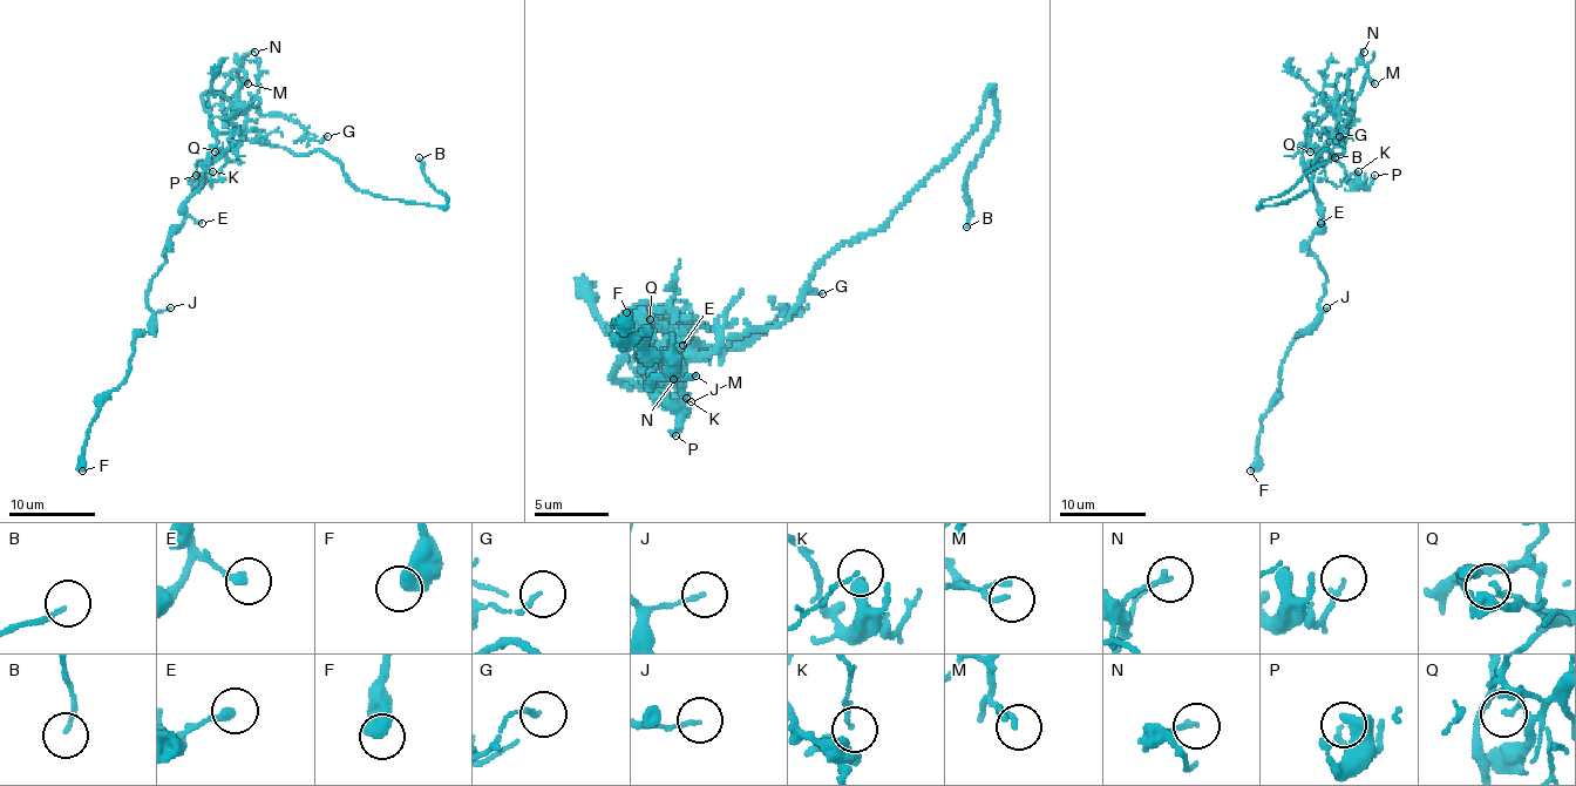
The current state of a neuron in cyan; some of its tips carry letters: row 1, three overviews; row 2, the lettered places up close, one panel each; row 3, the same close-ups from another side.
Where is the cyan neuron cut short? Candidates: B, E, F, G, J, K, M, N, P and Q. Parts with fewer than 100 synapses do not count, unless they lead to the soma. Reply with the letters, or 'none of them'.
B

